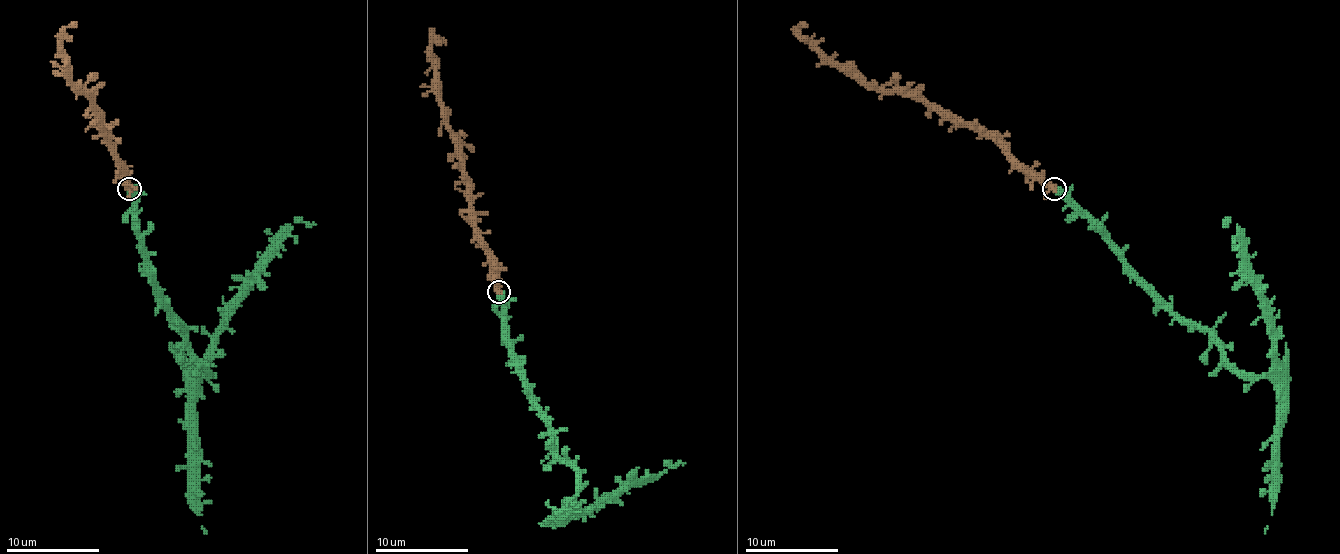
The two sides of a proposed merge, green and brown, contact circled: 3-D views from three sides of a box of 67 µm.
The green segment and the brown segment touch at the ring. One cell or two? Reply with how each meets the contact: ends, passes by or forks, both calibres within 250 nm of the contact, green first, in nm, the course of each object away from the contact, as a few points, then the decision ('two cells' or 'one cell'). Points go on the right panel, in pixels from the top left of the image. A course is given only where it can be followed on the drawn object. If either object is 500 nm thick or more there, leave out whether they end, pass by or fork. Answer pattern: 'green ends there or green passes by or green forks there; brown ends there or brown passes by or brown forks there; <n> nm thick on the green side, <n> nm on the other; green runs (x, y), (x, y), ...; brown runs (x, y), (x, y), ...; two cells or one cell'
550 nm thick on the green side, 360 nm on the other; green runs (1053, 189), (1232, 366), (1267, 373), (1267, 298), (1248, 268), (1246, 240), (1225, 224); brown runs (1053, 189), (991, 138), (833, 66), (803, 36), (800, 27), (807, 27); one cell

